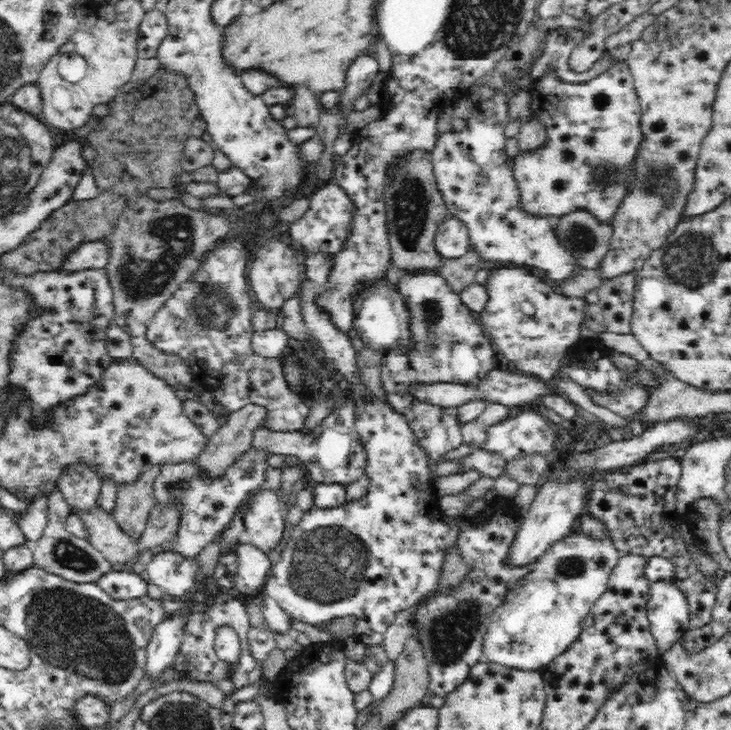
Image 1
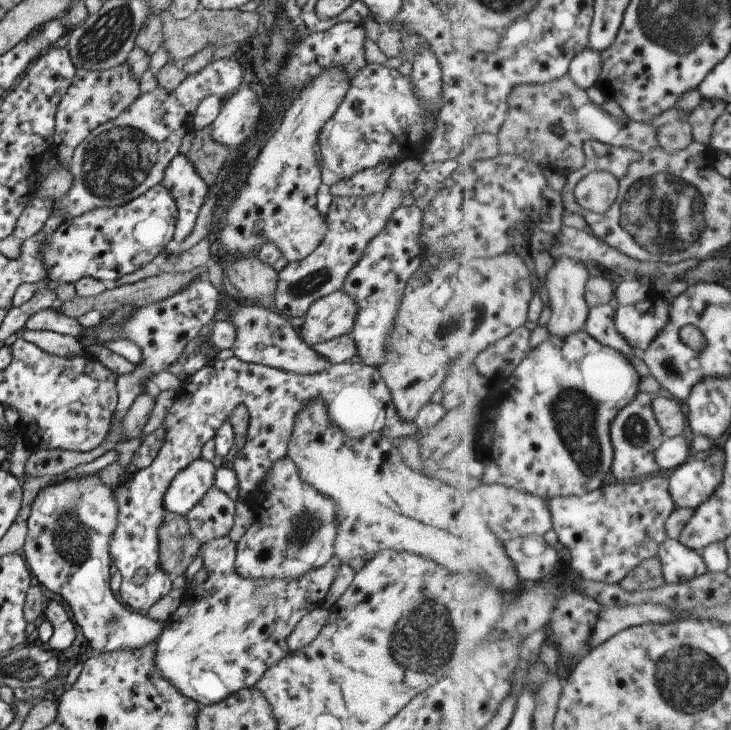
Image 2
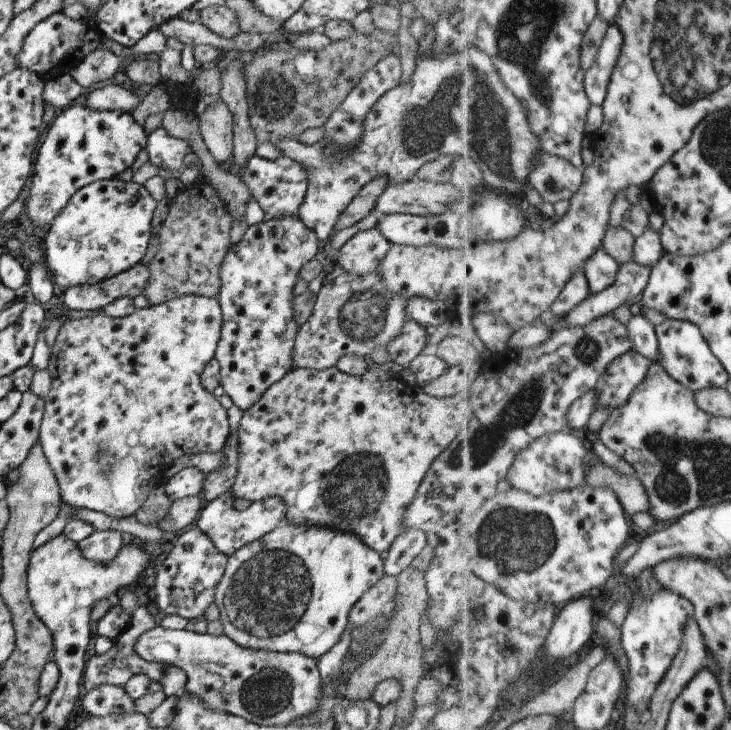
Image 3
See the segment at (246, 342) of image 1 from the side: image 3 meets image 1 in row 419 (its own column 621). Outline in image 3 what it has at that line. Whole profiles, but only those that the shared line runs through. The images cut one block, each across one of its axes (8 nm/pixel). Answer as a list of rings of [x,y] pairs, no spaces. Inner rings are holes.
[[[637,263],[620,265],[616,283],[598,294],[590,294],[567,316],[559,319],[562,329],[567,327],[585,327],[593,320],[615,312],[623,304],[632,304],[641,298],[651,274],[649,266]]]

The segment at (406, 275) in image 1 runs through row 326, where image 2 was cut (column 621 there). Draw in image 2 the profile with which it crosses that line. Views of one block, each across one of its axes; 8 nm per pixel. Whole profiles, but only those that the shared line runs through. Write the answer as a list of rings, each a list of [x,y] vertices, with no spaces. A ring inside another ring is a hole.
[[[639,392],[636,399],[620,412],[612,424],[612,443],[615,445],[616,458],[612,473],[619,482],[632,482],[651,474],[659,474],[663,468],[657,462],[656,452],[666,444],[664,432],[654,411],[653,393]]]

